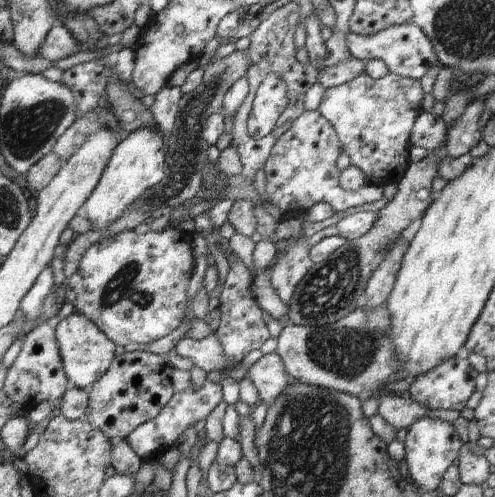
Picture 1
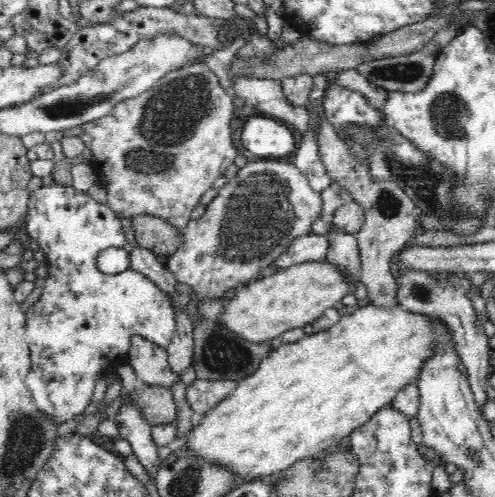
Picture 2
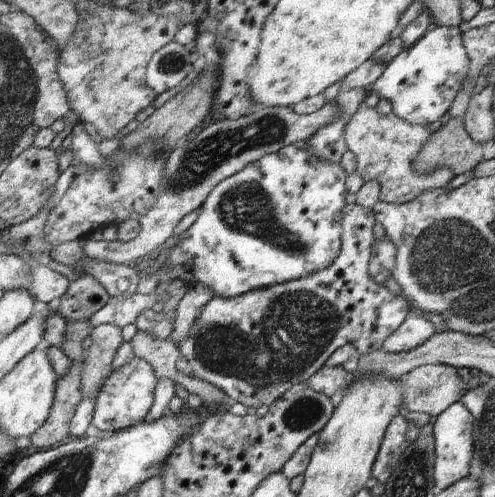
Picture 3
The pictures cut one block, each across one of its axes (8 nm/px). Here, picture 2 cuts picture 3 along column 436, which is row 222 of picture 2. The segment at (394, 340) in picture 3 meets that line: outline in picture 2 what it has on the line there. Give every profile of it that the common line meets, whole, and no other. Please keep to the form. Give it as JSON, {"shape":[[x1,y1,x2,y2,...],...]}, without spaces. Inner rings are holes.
{"shape":[[336,184,328,186,320,194,322,194,320,218,326,220,332,226,330,234,326,236,326,240,328,240,326,260,352,270,360,278,360,244,358,244,358,236,348,234,348,232,344,232,342,228,338,228,334,224,336,210,342,208,344,204,348,204,348,202,354,202,354,200,352,200,352,196,348,196,348,192,344,188,338,188]]}

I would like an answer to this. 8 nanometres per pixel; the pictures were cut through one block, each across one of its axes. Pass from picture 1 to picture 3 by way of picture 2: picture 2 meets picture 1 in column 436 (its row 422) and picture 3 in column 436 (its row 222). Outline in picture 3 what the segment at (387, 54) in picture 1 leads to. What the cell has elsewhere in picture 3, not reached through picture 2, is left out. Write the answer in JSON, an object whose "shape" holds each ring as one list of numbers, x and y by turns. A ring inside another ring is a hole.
{"shape":[[433,26,427,36,423,36,413,48,403,50,389,66,389,70,379,78,369,92,377,92,381,100,393,104,393,112,415,126,429,126,449,112,455,96,465,88,469,72,469,58,465,54,459,28]]}

